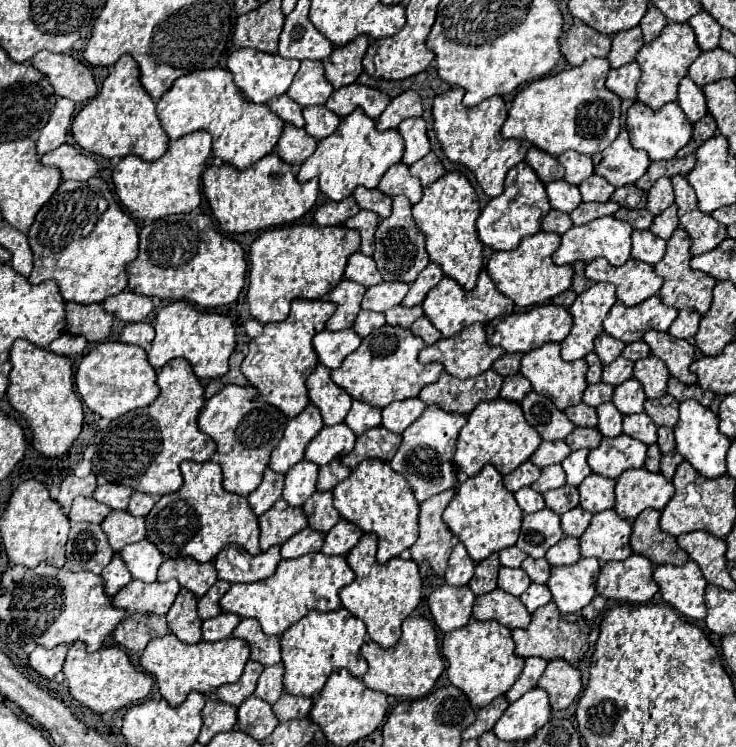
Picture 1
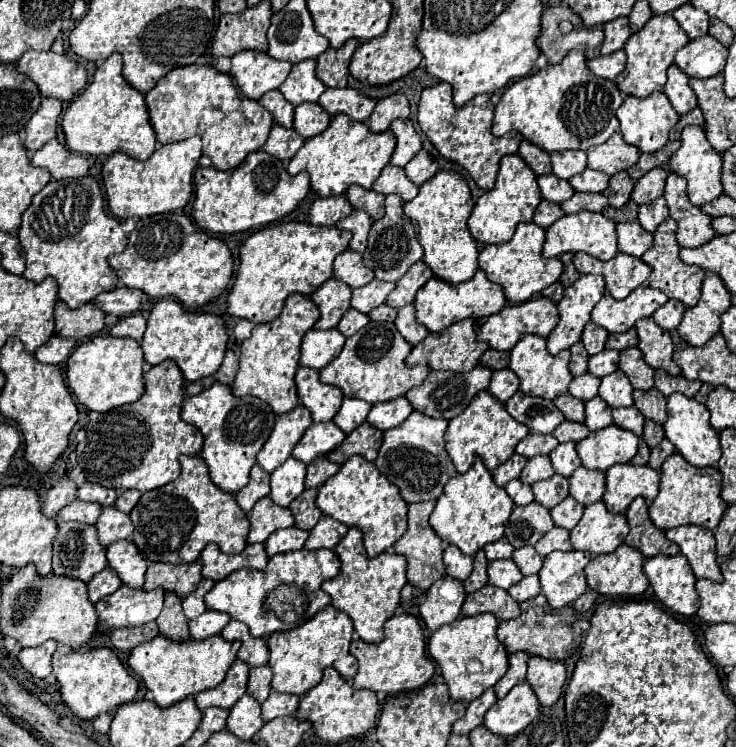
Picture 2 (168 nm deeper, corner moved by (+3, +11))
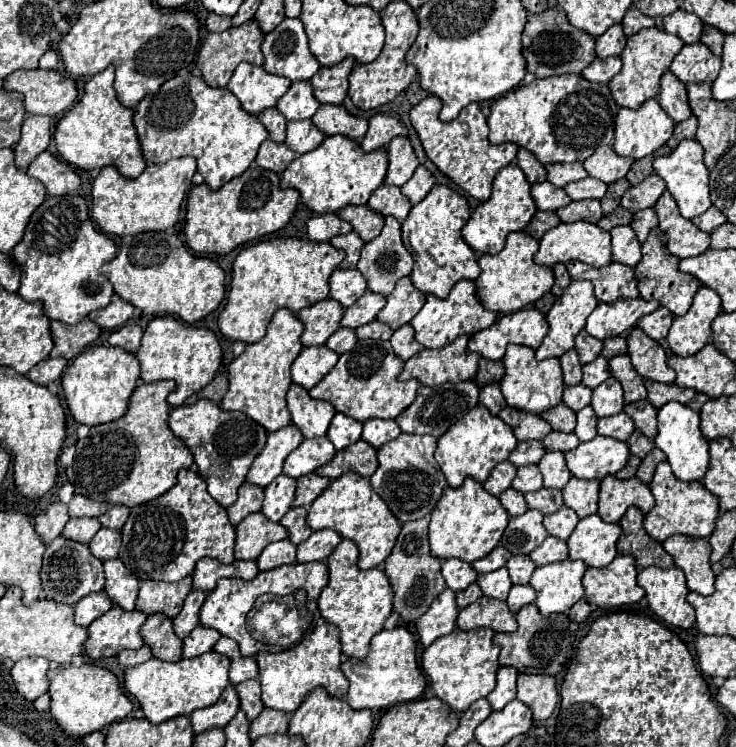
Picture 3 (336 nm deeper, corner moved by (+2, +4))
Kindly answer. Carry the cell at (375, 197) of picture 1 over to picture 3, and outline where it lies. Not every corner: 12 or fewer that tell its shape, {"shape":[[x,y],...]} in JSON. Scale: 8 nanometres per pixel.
{"shape":[[366,205],[344,207],[338,217],[364,243],[384,227],[384,217]]}

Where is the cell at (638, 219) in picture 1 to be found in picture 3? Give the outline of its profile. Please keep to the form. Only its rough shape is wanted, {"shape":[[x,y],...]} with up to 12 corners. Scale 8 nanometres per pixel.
{"shape":[[616,207],[612,213],[598,221],[604,231],[616,225],[630,225],[632,213],[624,207]]}

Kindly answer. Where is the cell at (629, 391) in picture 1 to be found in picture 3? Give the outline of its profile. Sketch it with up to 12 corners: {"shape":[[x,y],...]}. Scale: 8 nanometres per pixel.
{"shape":[[614,377],[592,391],[590,405],[598,417],[624,407],[622,385]]}

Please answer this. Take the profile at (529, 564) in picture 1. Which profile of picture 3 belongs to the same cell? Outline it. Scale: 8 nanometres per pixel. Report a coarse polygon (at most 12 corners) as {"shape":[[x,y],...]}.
{"shape":[[528,555],[510,557],[506,569],[514,585],[528,583],[536,565]]}

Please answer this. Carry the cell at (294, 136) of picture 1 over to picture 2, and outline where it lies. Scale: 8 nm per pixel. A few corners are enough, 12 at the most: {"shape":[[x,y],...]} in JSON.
{"shape":[[273,124],[263,150],[293,158],[305,138],[295,128]]}

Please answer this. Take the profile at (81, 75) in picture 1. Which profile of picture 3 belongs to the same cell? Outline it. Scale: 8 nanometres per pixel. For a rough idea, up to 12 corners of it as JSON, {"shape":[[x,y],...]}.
{"shape":[[20,69],[2,89],[24,95],[34,115],[74,105],[74,81],[58,71]]}

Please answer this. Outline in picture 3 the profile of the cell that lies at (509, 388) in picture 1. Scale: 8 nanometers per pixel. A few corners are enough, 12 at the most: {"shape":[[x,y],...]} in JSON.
{"shape":[[490,383],[480,389],[480,405],[498,415],[506,401],[500,385]]}

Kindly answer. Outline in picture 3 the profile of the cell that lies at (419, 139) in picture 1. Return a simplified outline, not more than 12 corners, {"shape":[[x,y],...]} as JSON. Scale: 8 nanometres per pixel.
{"shape":[[408,137],[390,141],[384,183],[402,187],[418,167]]}

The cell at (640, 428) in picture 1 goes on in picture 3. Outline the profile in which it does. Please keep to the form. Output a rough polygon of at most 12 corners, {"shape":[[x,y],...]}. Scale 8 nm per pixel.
{"shape":[[626,413],[598,419],[598,435],[626,441],[634,421]]}

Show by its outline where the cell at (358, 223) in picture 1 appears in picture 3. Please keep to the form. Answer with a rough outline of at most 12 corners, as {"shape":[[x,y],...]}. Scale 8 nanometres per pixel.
{"shape":[[354,231],[330,241],[346,259],[340,269],[354,269],[360,259],[362,239]]}

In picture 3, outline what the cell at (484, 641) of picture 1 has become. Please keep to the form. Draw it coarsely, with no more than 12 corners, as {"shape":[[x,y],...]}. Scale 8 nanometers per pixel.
{"shape":[[454,629],[422,653],[430,687],[462,713],[496,687],[492,629]]}

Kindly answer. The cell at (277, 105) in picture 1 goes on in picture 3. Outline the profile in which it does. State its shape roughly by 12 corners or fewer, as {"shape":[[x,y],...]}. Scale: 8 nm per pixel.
{"shape":[[276,107],[258,113],[274,143],[286,139],[286,119]]}

